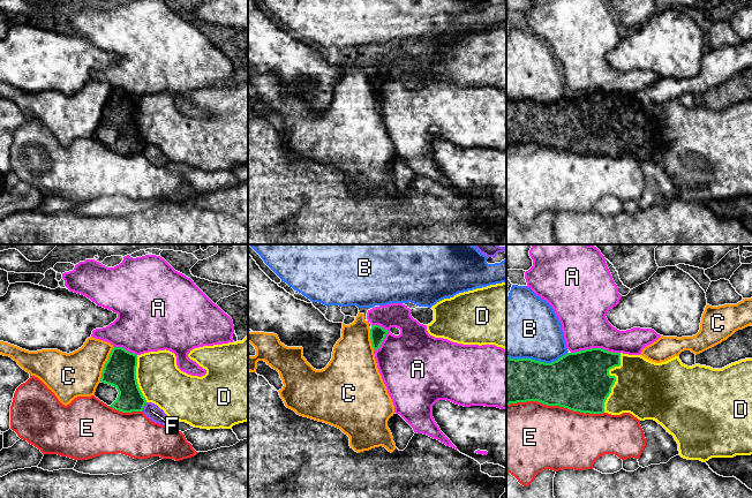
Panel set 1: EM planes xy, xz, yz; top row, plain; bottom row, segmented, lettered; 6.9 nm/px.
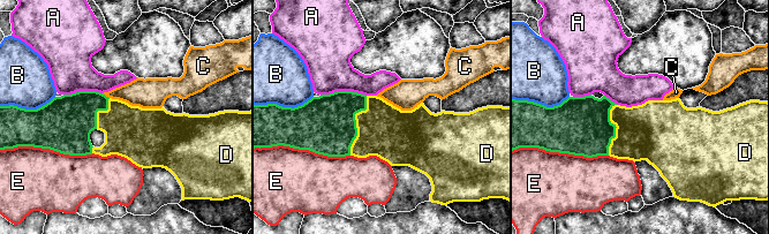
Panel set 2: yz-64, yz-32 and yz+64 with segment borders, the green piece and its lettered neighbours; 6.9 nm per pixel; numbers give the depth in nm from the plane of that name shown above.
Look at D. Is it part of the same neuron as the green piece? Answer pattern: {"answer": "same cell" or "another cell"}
{"answer": "same cell"}

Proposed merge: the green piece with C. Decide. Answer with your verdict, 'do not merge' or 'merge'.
do not merge

